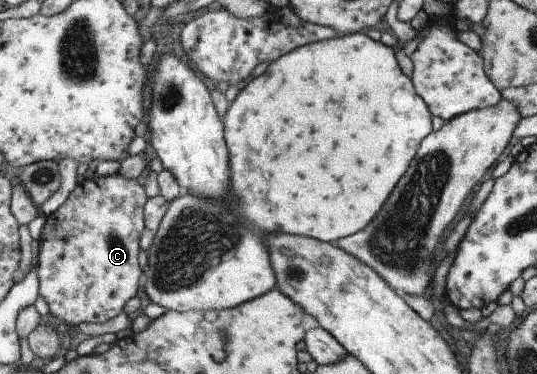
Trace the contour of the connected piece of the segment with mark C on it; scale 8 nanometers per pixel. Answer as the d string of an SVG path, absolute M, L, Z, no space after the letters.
M119 172L110 176L95 176L93 179L86 179L82 184L76 186L75 191L71 193L69 199L65 203L52 213L46 216L46 224L43 235L39 242L39 254L38 254L38 276L39 276L39 289L40 295L44 298L49 307L49 311L56 319L61 319L66 322L67 325L81 325L81 323L103 323L103 321L109 321L113 317L117 317L129 299L138 296L140 292L139 285L141 285L141 267L139 267L139 250L140 239L144 234L146 228L145 210L148 204L149 198L145 193L145 187L143 181L135 178L125 177Z

